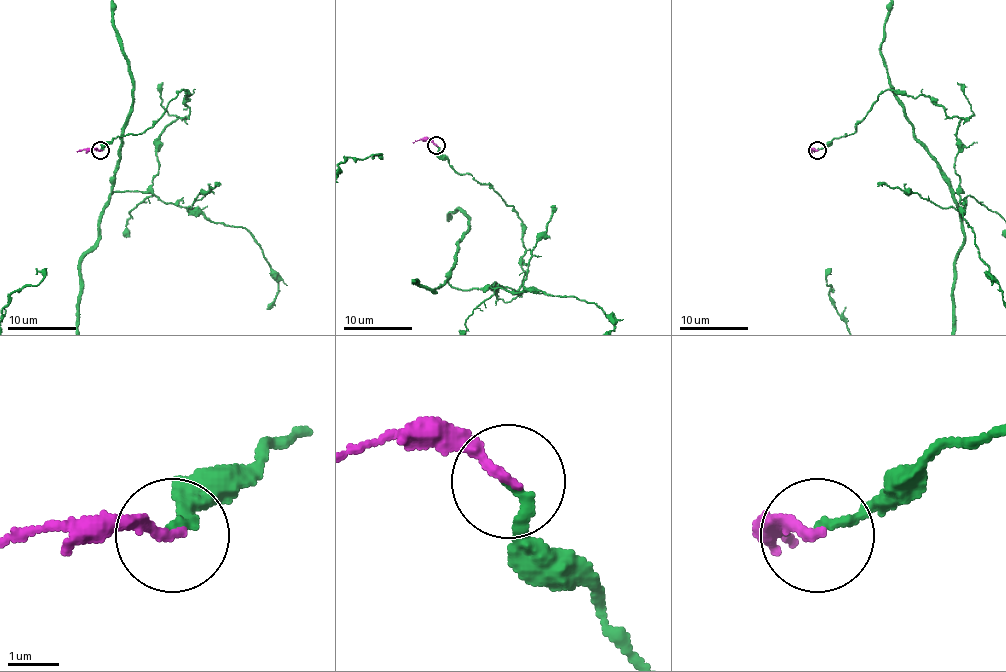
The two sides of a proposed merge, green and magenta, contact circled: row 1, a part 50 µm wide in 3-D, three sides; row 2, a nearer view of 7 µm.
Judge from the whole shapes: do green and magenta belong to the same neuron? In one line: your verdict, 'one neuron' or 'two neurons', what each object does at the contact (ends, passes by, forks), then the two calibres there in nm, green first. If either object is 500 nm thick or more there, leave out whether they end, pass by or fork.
one neuron; green ends; magenta ends; calibres 190 and 200 nm

